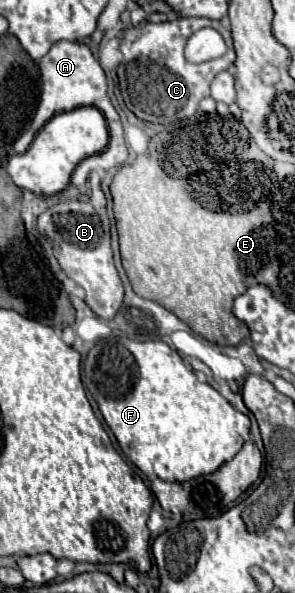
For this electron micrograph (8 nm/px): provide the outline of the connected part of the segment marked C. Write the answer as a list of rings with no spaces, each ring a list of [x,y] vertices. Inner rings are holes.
[[[176,18],[174,22],[144,22],[142,26],[130,26],[124,32],[124,40],[120,42],[120,52],[124,54],[120,66],[118,66],[118,80],[120,80],[120,94],[124,98],[124,104],[140,118],[150,124],[166,124],[178,122],[184,118],[194,116],[198,110],[198,102],[206,96],[210,96],[210,84],[214,76],[222,70],[228,70],[234,60],[234,46],[230,30],[222,26],[218,20],[208,18]],[[210,26],[216,28],[228,46],[228,52],[222,58],[214,58],[202,64],[192,64],[184,56],[186,40],[192,36],[192,32]]]

